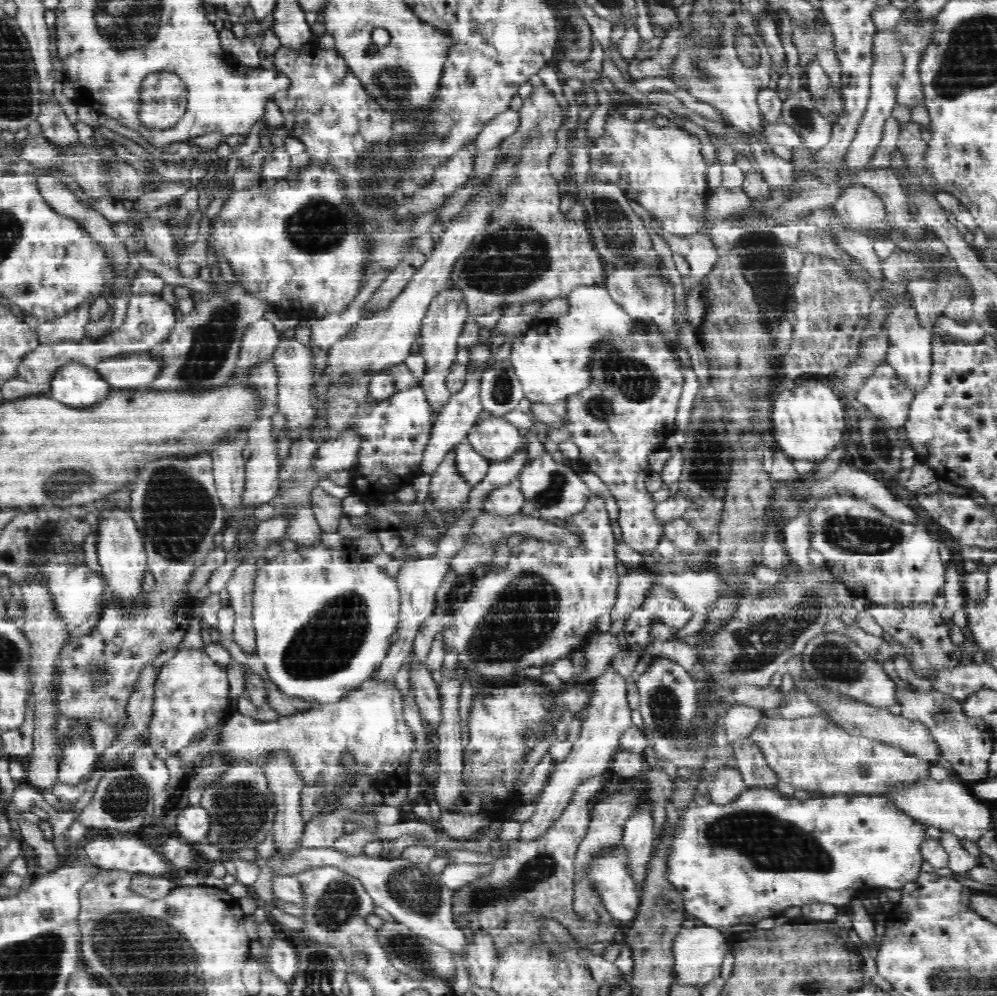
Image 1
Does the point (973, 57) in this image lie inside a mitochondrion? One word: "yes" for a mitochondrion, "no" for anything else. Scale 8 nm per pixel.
yes

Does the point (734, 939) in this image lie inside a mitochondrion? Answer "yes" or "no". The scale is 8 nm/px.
no

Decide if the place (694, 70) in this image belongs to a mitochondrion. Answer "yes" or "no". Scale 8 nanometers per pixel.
yes

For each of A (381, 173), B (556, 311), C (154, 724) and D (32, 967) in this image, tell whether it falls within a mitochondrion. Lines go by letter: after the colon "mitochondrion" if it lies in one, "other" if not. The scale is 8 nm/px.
A: mitochondrion
B: other
C: other
D: mitochondrion

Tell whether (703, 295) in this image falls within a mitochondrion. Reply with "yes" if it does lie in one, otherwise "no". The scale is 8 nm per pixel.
no

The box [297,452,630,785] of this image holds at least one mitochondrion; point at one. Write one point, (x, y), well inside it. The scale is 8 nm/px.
(524, 615)

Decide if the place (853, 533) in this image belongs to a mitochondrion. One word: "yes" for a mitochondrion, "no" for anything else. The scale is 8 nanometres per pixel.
yes

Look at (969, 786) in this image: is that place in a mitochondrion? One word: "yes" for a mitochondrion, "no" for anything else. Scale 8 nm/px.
no

